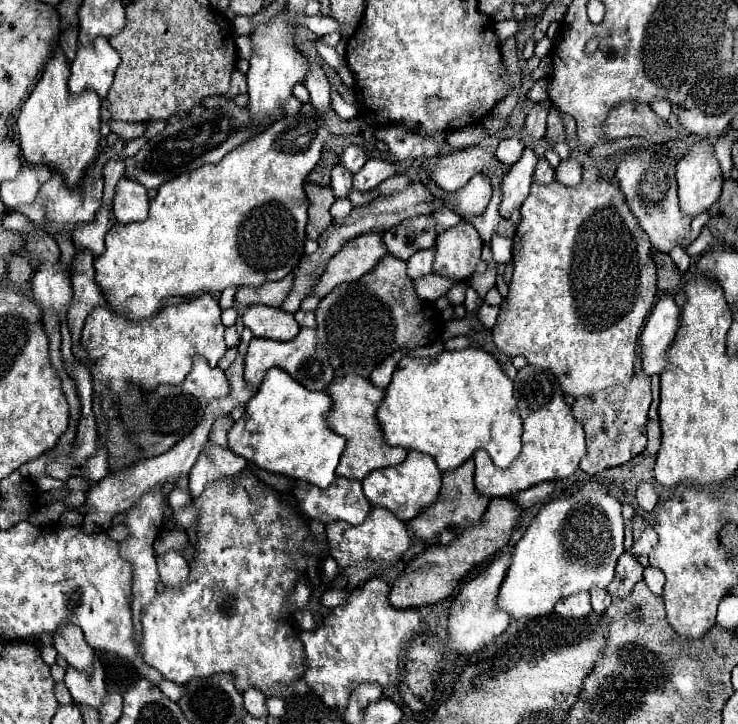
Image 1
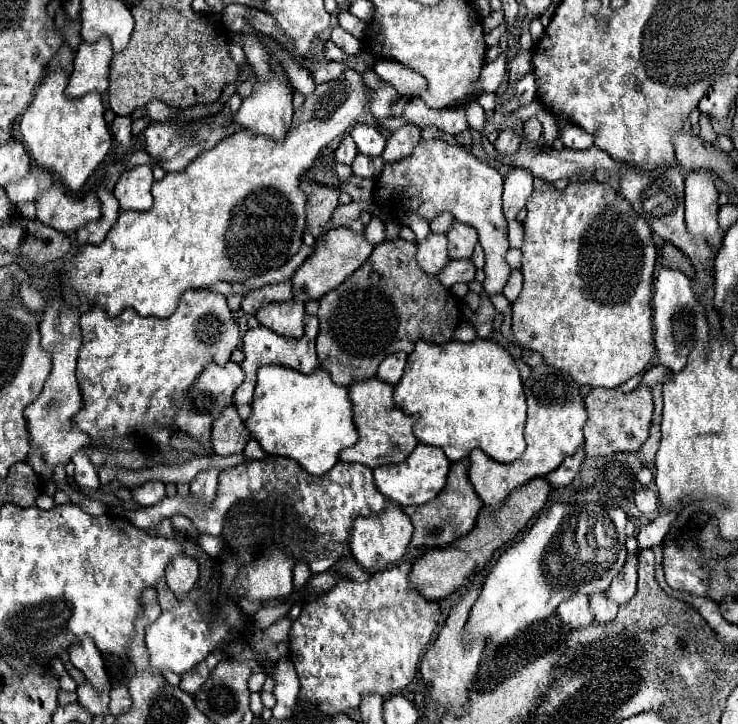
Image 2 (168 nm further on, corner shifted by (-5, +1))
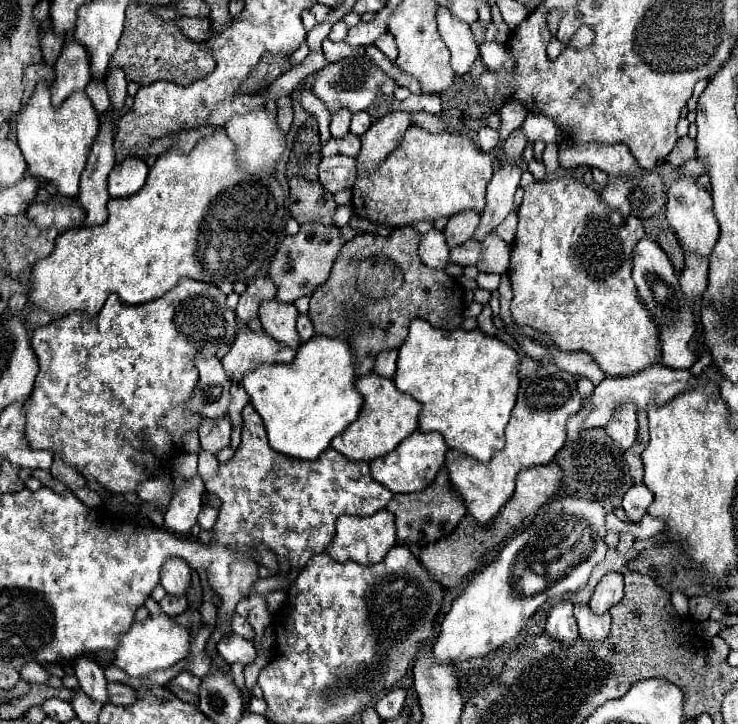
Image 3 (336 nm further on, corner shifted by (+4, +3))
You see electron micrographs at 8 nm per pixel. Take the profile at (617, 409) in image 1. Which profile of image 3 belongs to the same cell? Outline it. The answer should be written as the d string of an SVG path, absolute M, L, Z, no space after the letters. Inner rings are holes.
M624 405L622 409L618 409L618 413L614 413L614 419L610 421L610 425L606 425L606 433L622 449L632 447L632 443L636 441L636 429L638 429L638 421L636 421L634 405Z

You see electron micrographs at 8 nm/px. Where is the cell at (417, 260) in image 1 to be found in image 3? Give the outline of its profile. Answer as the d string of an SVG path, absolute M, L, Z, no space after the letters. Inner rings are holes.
M432 229L422 235L418 253L422 257L422 263L432 269L444 269L450 263L450 249L446 245L446 237L438 229Z

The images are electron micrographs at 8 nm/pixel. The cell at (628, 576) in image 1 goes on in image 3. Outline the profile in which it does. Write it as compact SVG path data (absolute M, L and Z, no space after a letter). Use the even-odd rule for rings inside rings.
M608 573L596 585L588 607L596 615L602 615L604 611L608 611L616 603L620 603L622 597L624 597L624 577L622 577L622 573Z

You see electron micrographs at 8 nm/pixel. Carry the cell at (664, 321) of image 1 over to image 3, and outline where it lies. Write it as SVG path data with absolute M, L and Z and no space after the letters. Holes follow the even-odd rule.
M644 235L634 247L632 279L638 287L640 297L644 299L646 307L650 309L650 313L658 325L660 343L662 343L662 363L666 367L674 367L674 369L690 369L696 361L696 355L688 349L688 341L694 333L694 317L690 313L690 309L686 309L686 303L682 301L682 291L680 291L678 277L674 273L670 259L666 257L664 249L650 235Z

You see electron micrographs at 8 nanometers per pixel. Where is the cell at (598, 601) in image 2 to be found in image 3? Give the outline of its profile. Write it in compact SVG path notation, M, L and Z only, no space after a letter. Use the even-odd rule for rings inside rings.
M576 605L574 615L578 621L578 631L580 637L588 643L602 643L608 637L610 631L610 613L596 615L590 613L588 605Z

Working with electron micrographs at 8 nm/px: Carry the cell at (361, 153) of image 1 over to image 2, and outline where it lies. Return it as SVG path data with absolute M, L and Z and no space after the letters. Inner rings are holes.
M355 125L351 129L351 137L353 137L359 153L363 153L363 155L377 157L385 149L383 135L375 127L371 127L371 125Z

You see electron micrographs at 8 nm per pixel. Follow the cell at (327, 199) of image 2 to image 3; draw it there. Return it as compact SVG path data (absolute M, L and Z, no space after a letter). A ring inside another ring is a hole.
M292 177L290 185L290 213L302 225L318 221L322 225L334 223L336 201L332 193L326 193L318 181L306 181L304 177Z

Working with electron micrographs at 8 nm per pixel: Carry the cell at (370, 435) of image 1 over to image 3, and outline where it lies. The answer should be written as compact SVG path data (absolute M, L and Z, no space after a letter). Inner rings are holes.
M372 373L366 377L358 377L356 389L364 397L360 417L344 433L332 439L332 447L340 451L344 457L354 461L372 461L396 449L398 443L402 443L408 435L412 435L418 429L418 417L422 405L414 401L412 395L398 391L392 379Z

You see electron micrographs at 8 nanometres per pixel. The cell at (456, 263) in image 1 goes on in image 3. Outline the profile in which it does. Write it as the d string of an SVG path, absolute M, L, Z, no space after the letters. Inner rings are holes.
M462 211L462 213L456 213L448 219L448 225L444 229L444 235L446 235L446 241L450 247L458 247L462 243L466 243L468 239L472 239L476 227L480 223L480 213L478 211Z

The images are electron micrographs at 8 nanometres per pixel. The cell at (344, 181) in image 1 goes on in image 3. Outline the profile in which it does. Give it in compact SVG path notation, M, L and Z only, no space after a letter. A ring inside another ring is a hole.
M338 109L332 115L332 123L330 123L332 137L342 137L342 135L348 133L348 129L350 129L350 117L352 117L352 113L348 109Z

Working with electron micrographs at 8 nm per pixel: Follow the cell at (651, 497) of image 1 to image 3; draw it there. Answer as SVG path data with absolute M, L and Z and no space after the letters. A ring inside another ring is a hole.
M638 483L626 491L622 499L622 509L626 511L628 519L640 521L648 513L648 507L652 505L652 501L654 501L654 495L648 491L648 487Z

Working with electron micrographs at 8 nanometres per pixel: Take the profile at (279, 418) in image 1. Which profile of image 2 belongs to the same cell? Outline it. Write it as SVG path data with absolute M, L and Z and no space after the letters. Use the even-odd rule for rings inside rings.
M263 365L259 369L257 389L251 403L251 417L245 421L245 427L265 453L289 457L315 477L325 477L333 469L333 465L339 461L339 453L357 441L349 391L347 387L335 385L327 375L327 371L323 369L311 375L303 375L295 369L287 369L281 365Z

